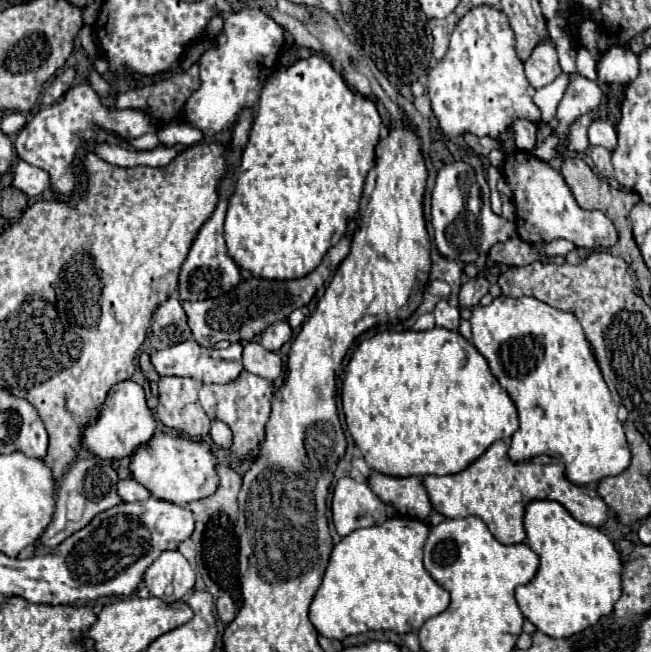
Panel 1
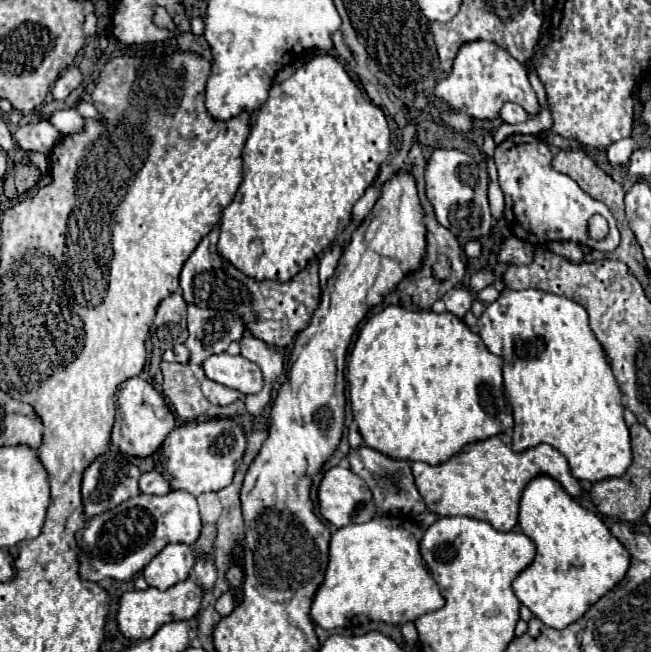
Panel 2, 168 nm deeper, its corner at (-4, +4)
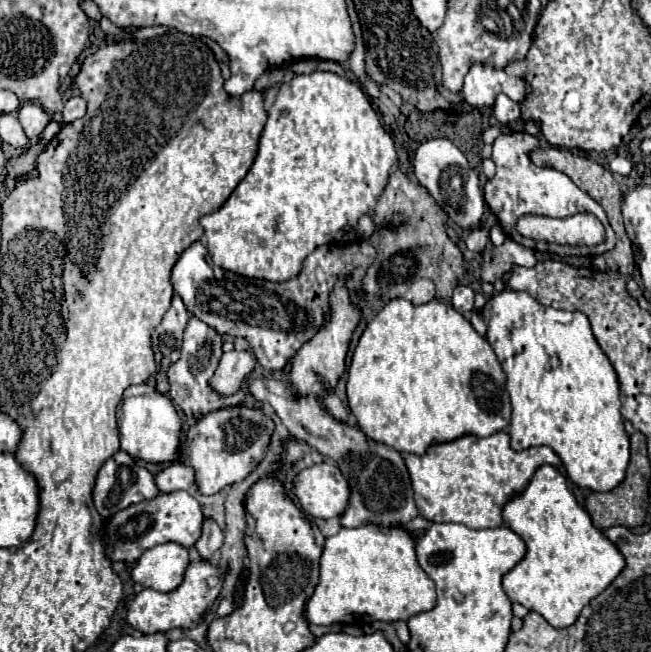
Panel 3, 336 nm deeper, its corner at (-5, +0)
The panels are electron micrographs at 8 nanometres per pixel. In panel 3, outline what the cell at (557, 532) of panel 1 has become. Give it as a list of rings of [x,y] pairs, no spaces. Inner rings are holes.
[[[548,464],[540,466],[536,470],[536,474],[532,476],[532,480],[528,482],[526,490],[522,494],[514,496],[504,506],[502,514],[504,514],[506,524],[518,536],[522,536],[522,540],[526,542],[526,548],[528,548],[526,556],[504,576],[502,586],[512,602],[520,602],[528,610],[538,612],[554,628],[572,626],[576,622],[578,614],[582,612],[582,608],[590,600],[594,600],[600,592],[604,592],[606,586],[610,586],[610,582],[626,566],[620,550],[592,524],[588,512],[576,502],[572,492],[566,488],[566,480],[564,480],[562,472],[556,470],[554,466],[548,466]]]

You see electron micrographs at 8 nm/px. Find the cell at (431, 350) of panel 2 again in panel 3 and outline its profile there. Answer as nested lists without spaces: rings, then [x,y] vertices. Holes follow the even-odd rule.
[[[396,298],[396,300],[390,300],[366,326],[364,334],[360,336],[360,342],[354,350],[354,356],[352,356],[352,364],[350,364],[350,370],[348,370],[348,382],[346,382],[346,388],[348,388],[348,404],[350,404],[350,410],[352,414],[356,416],[356,422],[360,426],[360,430],[374,442],[382,442],[398,452],[410,452],[410,454],[416,454],[416,456],[424,456],[426,450],[434,444],[444,444],[444,442],[452,442],[456,438],[462,438],[466,434],[474,434],[474,436],[492,436],[500,430],[504,430],[508,424],[510,424],[510,398],[508,398],[508,392],[506,392],[506,376],[504,376],[504,370],[492,350],[492,346],[486,342],[486,338],[482,338],[474,328],[472,324],[460,316],[450,304],[444,304],[440,300],[432,300],[428,304],[422,304],[422,306],[412,306],[408,300],[404,298]]]

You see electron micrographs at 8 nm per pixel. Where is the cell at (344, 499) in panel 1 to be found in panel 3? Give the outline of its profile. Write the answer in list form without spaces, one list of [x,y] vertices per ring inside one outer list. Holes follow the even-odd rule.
[[[322,462],[296,476],[296,498],[314,518],[342,516],[350,506],[350,486],[336,464]]]

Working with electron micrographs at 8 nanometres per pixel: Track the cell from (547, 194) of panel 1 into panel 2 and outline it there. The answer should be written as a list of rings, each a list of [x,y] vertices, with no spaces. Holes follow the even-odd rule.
[[[513,134],[495,148],[499,186],[505,196],[505,222],[511,234],[529,244],[569,240],[585,244],[591,250],[599,252],[615,250],[619,244],[619,230],[609,208],[603,202],[591,198],[587,192],[583,192],[579,184],[571,180],[567,174],[553,170],[551,158],[553,154],[545,140],[535,134]],[[593,214],[601,214],[609,222],[609,234],[601,242],[591,240],[587,236],[587,220]]]

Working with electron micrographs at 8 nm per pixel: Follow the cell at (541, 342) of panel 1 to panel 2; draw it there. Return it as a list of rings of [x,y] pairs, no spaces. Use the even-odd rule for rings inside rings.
[[[505,288],[499,298],[483,310],[477,322],[479,336],[485,346],[503,358],[505,390],[513,408],[513,450],[523,452],[541,442],[557,448],[569,462],[571,474],[577,480],[599,482],[621,476],[631,464],[629,427],[623,420],[621,392],[613,378],[611,366],[601,344],[589,328],[587,310],[563,296],[541,290],[511,290]]]

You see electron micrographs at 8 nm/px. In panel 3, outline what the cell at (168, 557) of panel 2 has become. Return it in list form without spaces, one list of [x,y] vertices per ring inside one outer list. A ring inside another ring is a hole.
[[[176,542],[160,544],[146,550],[134,564],[132,578],[144,588],[158,592],[172,592],[182,584],[184,572],[190,564],[190,554]]]

